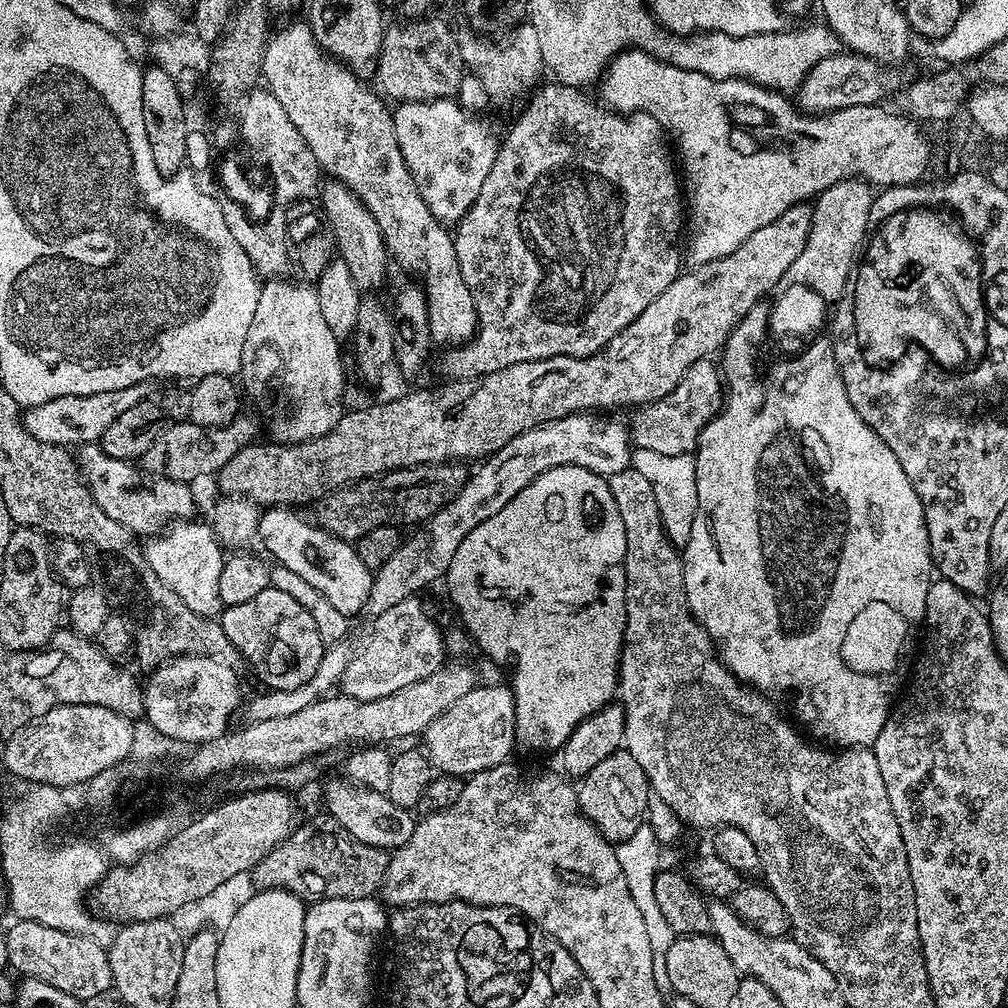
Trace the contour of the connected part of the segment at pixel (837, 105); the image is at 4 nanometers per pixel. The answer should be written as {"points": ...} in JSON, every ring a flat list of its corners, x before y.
{"points":[[839,52,830,58,824,58,817,66,808,71,806,78,796,90,796,104,803,113,820,115,850,106,877,104,883,97,901,83,897,69,883,65,868,56,856,53]]}

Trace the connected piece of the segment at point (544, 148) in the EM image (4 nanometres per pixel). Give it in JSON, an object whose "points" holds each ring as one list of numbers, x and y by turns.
{"points":[[553,82,541,83,531,93,527,101,528,109,517,118,508,137,499,145,494,166,484,179,474,206,470,206,455,229,456,257,464,280,469,281,469,287,473,290,477,329,471,342,449,347,445,351,447,353,442,358,440,368,447,379,475,380,507,366,517,365,518,362,543,360,552,356,586,357,596,353,626,326,630,326,630,322,634,322,634,318,638,318,638,314,642,314,642,310,646,310,646,306,650,306,650,302,654,302,662,290,669,288,682,271,682,252,676,249,676,239,682,236,681,185,678,183,677,169,676,172,672,169,672,160,664,145,666,136,660,124,645,112,624,115,604,106,595,108,583,94,580,88]]}

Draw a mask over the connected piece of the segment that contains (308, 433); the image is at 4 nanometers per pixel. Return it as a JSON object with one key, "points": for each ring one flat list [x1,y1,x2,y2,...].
{"points":[[288,278,269,279,260,289,258,310,254,310,254,322,250,322,246,342,248,344,244,347,244,367,242,369,244,384,242,380,242,388,246,393,247,399,249,396,250,399,256,400,257,410,255,409,255,411,259,413,262,420,262,415,264,415,264,420,268,423,268,432,272,435,269,437,278,444,301,444,307,440,324,436,330,430,334,430,334,426,346,411,346,405,344,405,344,364,340,361,342,344,341,341,336,339,335,334,330,330,330,326,326,324,326,317,322,314,322,306,320,305,319,291,315,287,307,288,304,284,291,284]]}

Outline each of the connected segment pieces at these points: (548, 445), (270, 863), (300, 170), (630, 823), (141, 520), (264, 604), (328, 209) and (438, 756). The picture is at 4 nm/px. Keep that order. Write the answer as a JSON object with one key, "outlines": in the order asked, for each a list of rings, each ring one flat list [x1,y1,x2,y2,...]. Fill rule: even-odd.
{"outlines":[[[599,415,563,416,528,428,487,457,477,467,481,468,469,475,456,497,442,506,438,514,419,525,413,531,416,533,409,540,407,537,395,550,393,557,374,572,367,611,372,612,373,617,381,616,390,610,390,606,413,599,420,594,416,592,434,583,439,576,440,579,447,577,454,550,462,546,462,538,466,538,474,526,482,526,486,518,494,518,494,514,498,514,506,502,514,499,546,470,554,470,558,466,582,466,605,478,629,471,634,451,629,425,619,424,616,420,599,420,596,416]],[[329,814,316,816,309,824,301,823,276,848,255,864,250,873,253,889,284,888,313,901,330,898,375,897,388,869,389,853,351,836]],[[256,88,248,95,240,110,242,118,239,119,238,127,241,139,247,142,247,149,261,165,267,168,275,188,275,199,287,206,311,201,317,195,322,169,314,154,310,154,310,146,306,146,302,134,298,134,298,126,290,122,286,110,279,105,278,98,267,88]],[[623,750,602,758,590,769,576,788,576,803,580,811,609,842,630,838,646,816,650,785,642,766]],[[99,443,85,444,79,452,80,474,98,506,106,510,108,518,125,524,137,537,155,537,165,526,173,522,187,521,191,517,188,515,192,512,192,492,185,481,146,474,144,469,133,461,110,458,100,449]],[[271,586,250,598,250,602,225,607,218,617,218,626,268,690,294,690,310,682,324,657,326,642,320,637,310,610,290,598,290,594]],[[339,182,326,184,323,185,318,200,322,205,324,219,332,230,335,251,341,259,344,259,346,266,350,266,350,274,354,274,354,282,361,290,380,290,376,288,382,287,384,279,388,276,390,257,388,249,384,246,382,230,378,230,378,222,374,214,366,210,366,206,348,189,346,184]],[[507,683,496,684,493,688,484,688,477,686,466,694,466,698,458,698,450,710,446,710,422,734,423,751,431,762,433,769,437,773,446,776,459,776,467,778,474,775,475,772,481,772,487,768,493,768,499,764,505,763,512,752,512,747,517,747,516,738,516,700,512,697,512,689]]]}

